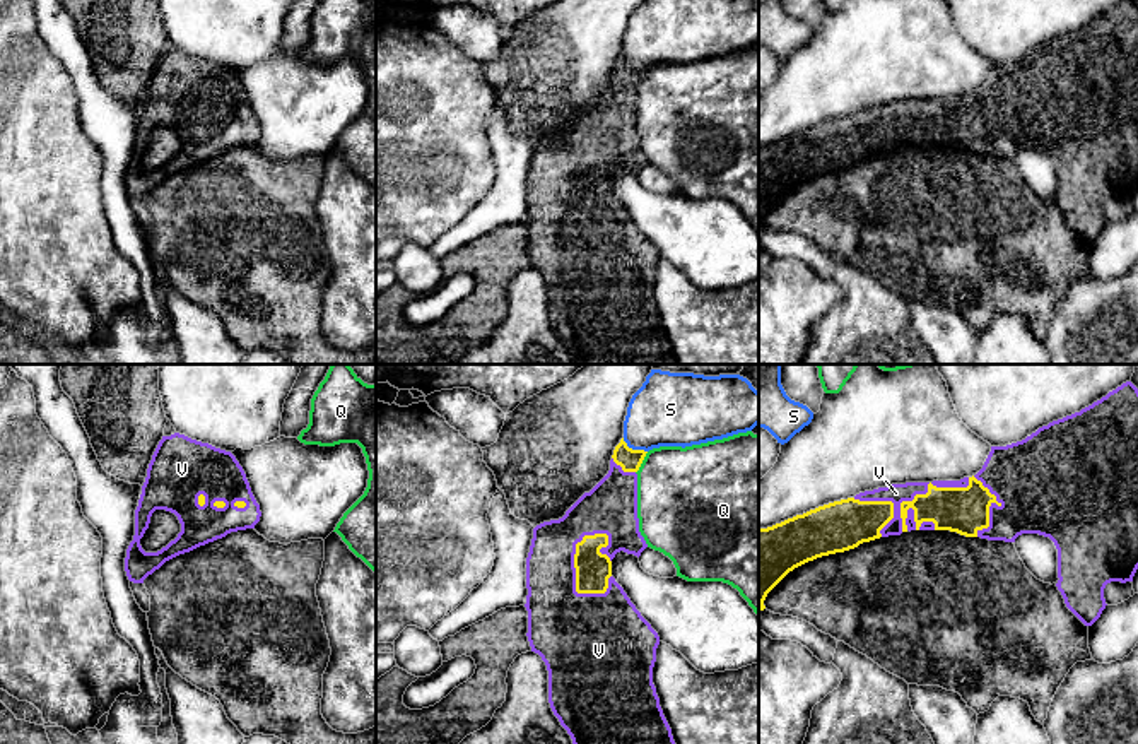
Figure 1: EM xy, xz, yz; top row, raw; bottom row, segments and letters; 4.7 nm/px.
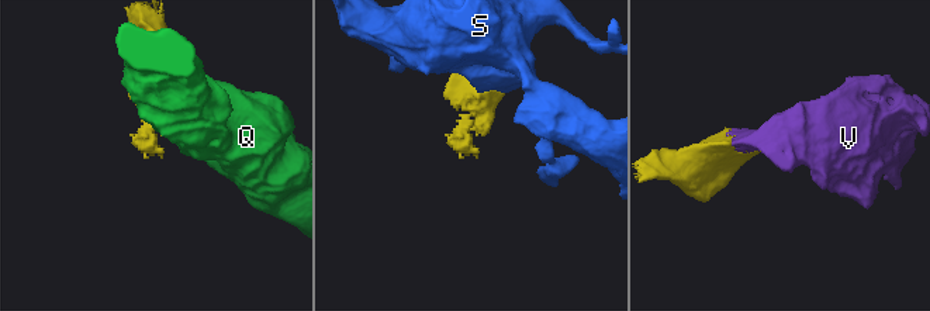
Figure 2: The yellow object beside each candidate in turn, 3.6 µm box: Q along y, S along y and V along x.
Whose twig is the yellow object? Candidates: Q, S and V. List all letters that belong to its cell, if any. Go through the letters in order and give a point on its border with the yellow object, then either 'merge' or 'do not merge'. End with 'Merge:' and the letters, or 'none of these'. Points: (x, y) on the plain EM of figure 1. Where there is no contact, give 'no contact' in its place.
Q: xz (641, 79) | do not merge
S: xz (634, 67) | do not merge
V: yz (928, 108) | merge
Merge: V

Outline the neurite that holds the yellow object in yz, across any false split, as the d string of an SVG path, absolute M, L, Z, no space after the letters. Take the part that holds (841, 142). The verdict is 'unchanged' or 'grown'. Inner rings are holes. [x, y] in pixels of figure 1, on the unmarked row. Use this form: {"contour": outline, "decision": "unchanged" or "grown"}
{"contour": "M1123 0L1092 22L1039 44L1022 58L991 63L983 86L972 94L892 101L759 145L759 229L766 226L767 210L795 185L907 147L950 147L1005 159L1015 159L1022 151L1049 154L1058 166L1056 204L1066 224L1085 243L1092 243L1107 222L1106 202L1133 198L1138 186L1138 5Z", "decision": "grown"}

